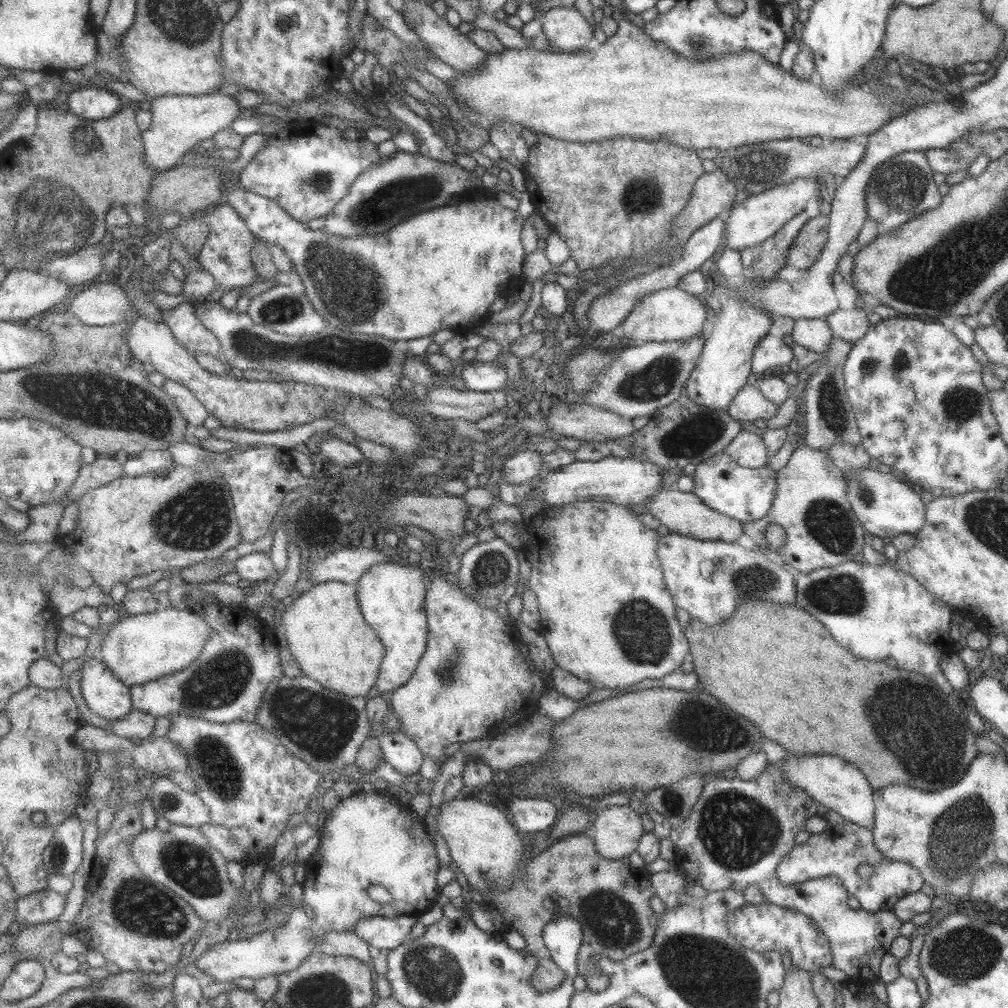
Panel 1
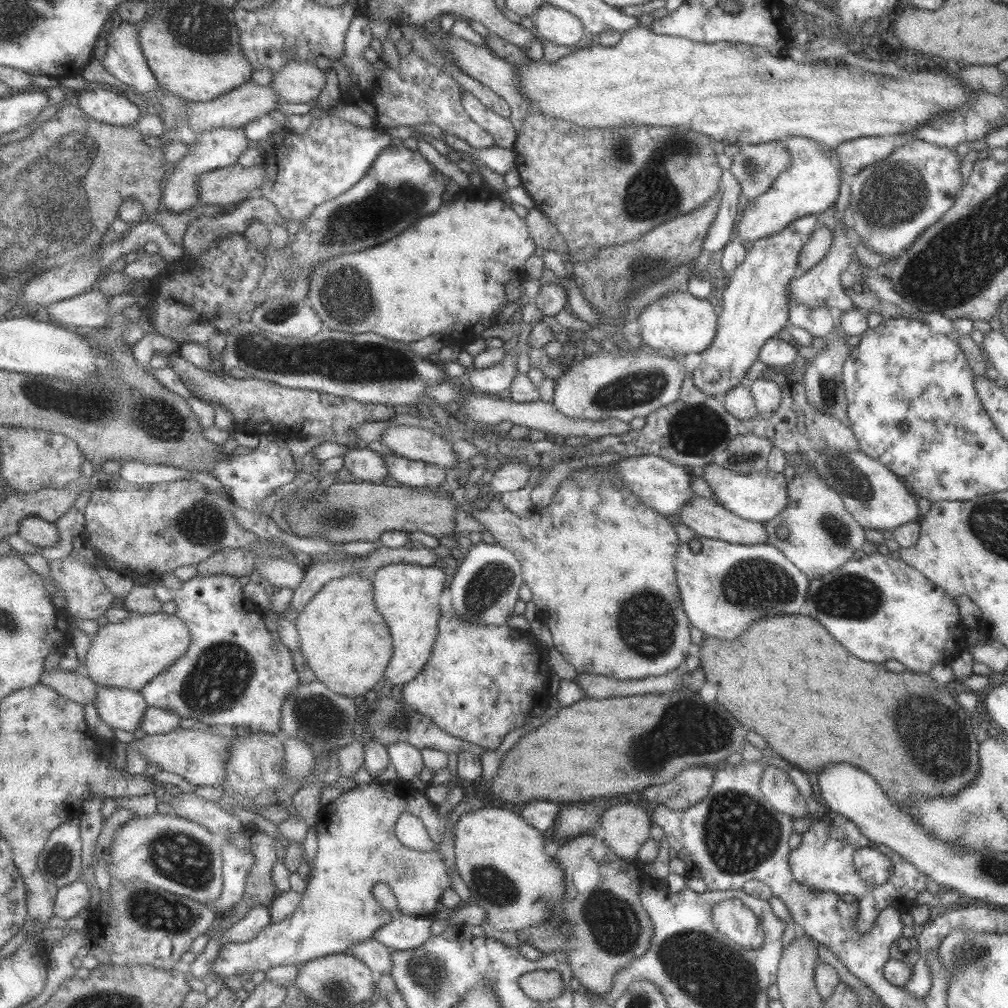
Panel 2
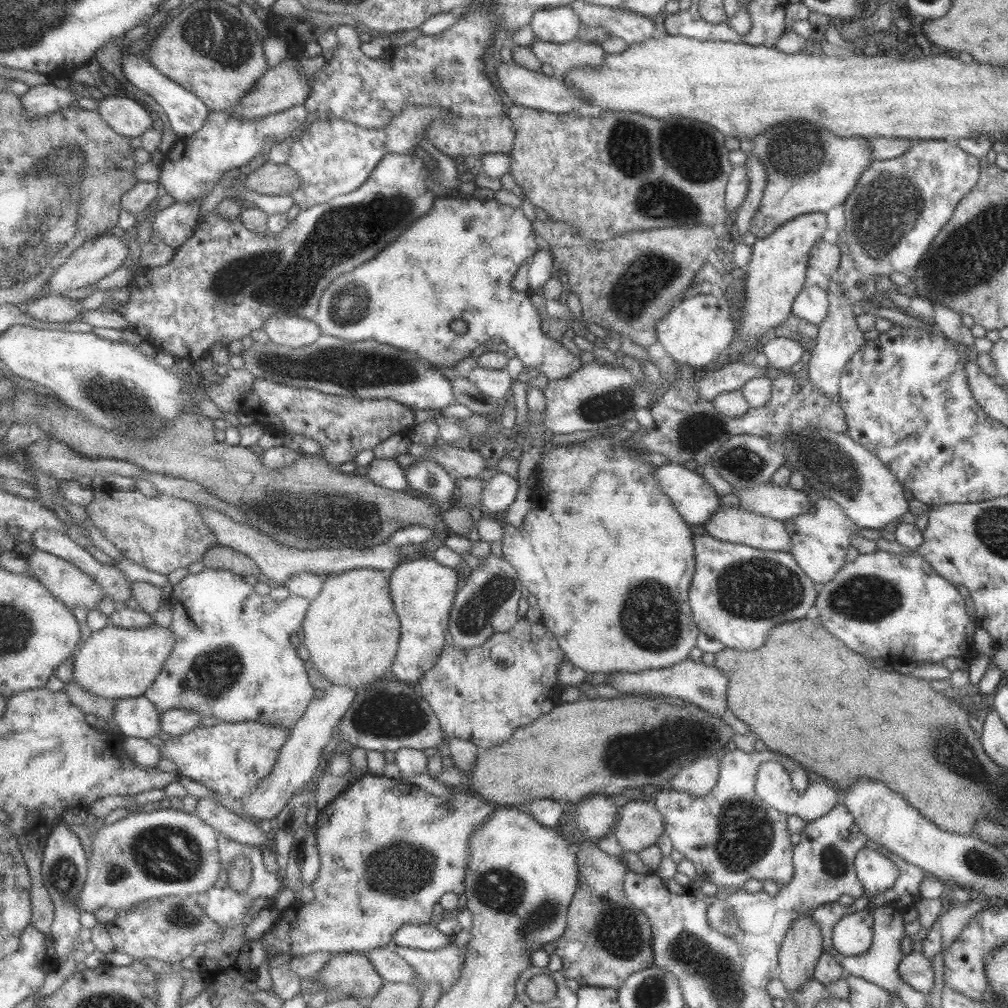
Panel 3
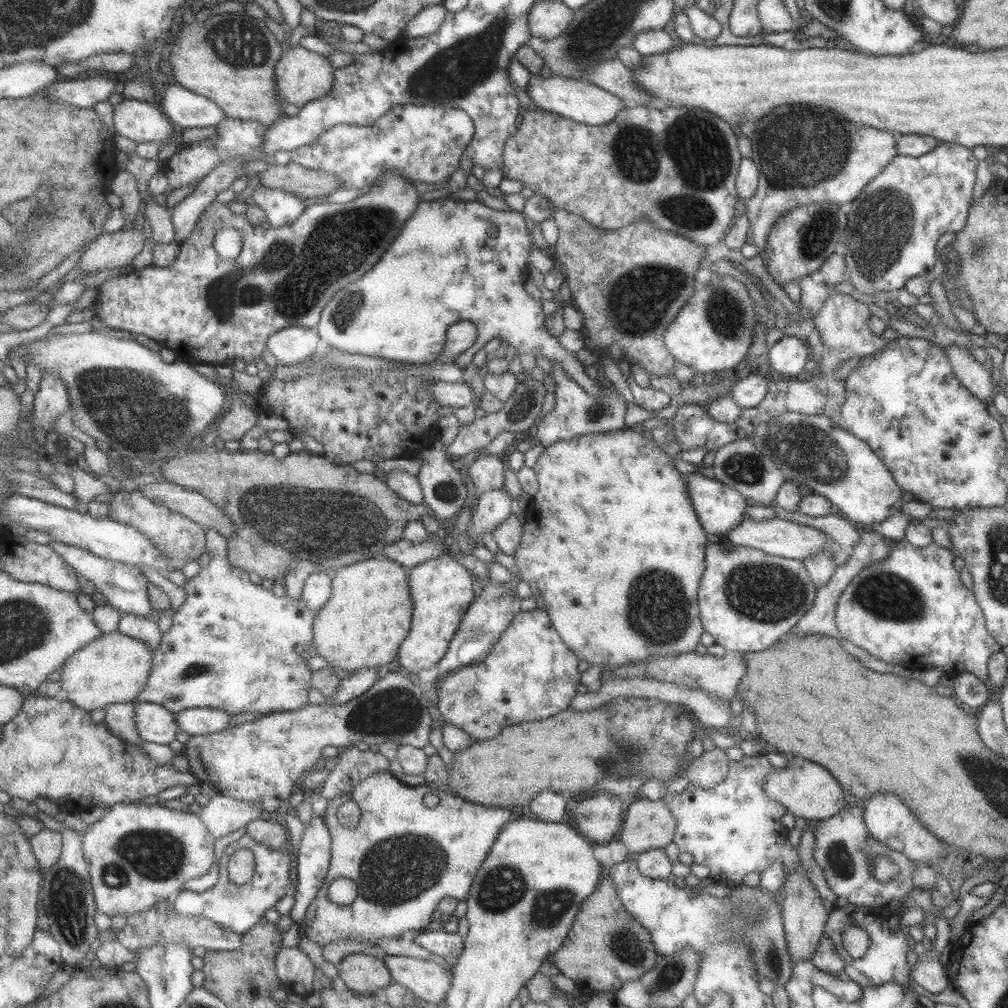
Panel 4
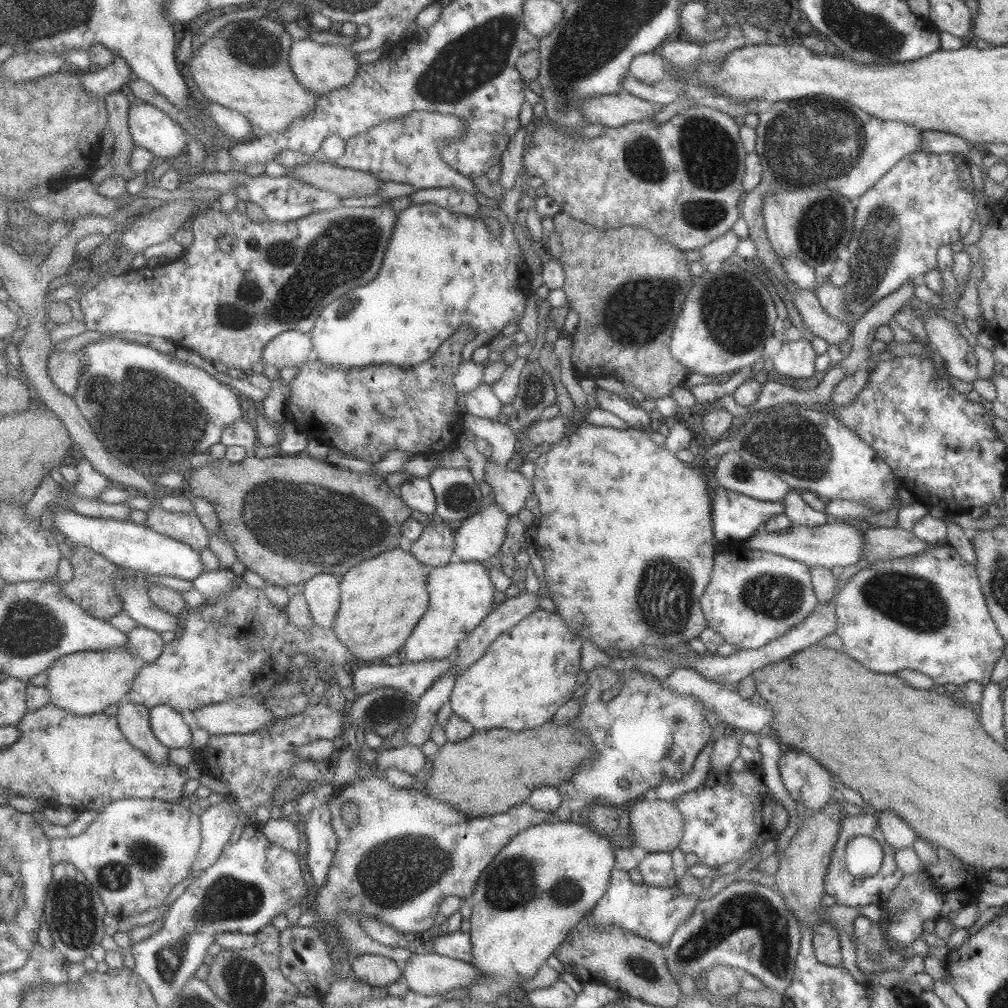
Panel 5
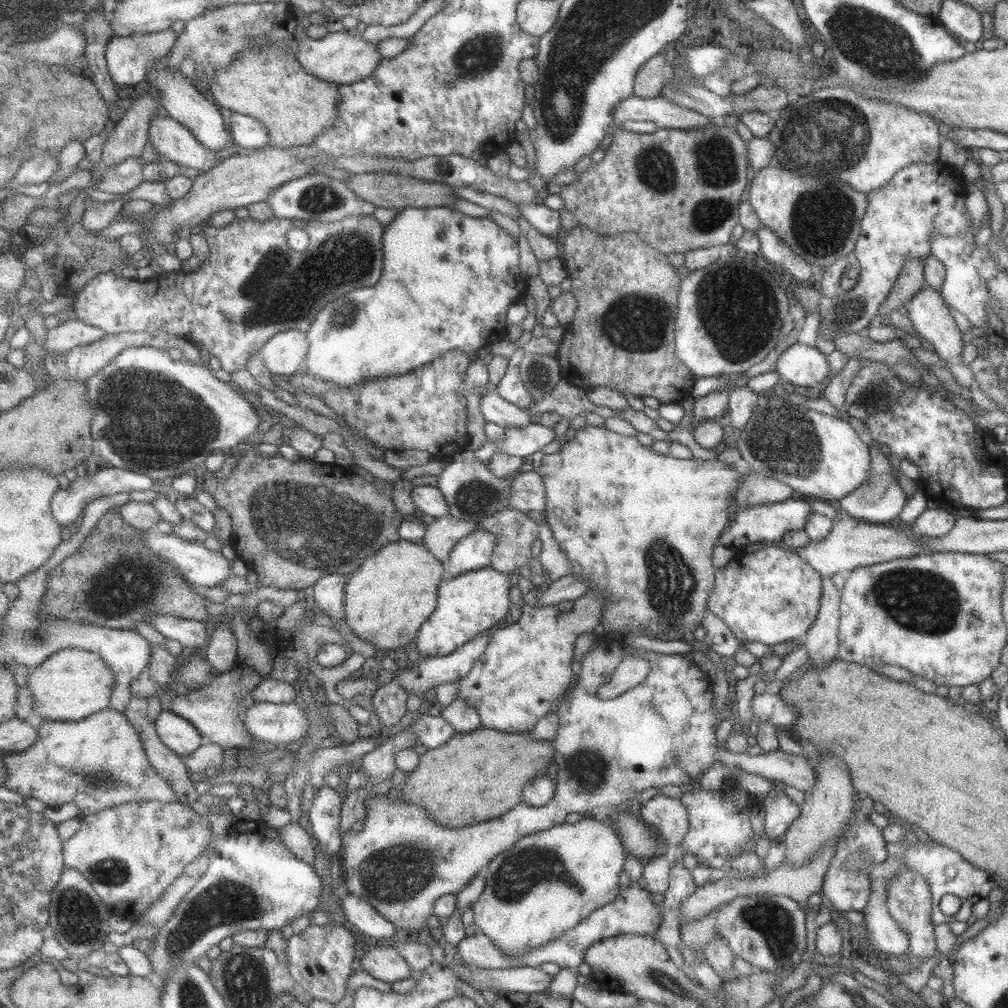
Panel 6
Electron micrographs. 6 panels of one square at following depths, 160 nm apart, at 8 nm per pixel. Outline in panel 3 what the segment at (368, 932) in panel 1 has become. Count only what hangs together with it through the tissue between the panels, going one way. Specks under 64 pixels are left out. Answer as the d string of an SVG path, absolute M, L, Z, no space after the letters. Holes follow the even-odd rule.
M404 924L395 934L394 945L421 950L439 950L453 944L454 936L443 934L437 927L427 924Z

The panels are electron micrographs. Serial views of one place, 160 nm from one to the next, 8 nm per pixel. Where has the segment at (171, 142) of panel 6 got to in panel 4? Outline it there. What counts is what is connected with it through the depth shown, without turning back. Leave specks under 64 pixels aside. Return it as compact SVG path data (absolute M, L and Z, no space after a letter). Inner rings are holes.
M125 99L113 106L115 132L138 143L165 143L173 134L173 124L166 113L153 103Z

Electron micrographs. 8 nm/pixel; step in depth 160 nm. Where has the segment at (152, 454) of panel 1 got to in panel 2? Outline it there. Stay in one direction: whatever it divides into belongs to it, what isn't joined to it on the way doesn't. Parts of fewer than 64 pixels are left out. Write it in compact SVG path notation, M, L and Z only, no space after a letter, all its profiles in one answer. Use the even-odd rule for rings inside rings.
M141 462L122 463L119 471L120 476L125 480L144 487L158 482L172 483L174 480L189 479L191 473L169 464L155 465Z

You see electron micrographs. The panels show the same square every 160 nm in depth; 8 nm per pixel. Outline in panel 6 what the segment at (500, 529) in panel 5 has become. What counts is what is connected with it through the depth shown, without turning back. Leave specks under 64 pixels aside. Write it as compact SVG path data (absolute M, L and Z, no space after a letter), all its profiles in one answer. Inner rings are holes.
M477 527L455 545L447 563L446 576L456 577L469 571L494 566L493 552L496 546L495 534L485 528Z

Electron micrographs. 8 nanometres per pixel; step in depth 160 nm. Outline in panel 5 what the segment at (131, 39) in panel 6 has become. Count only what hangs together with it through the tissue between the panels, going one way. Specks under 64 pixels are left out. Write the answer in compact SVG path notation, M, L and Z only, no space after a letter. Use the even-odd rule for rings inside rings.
M116 55L115 64L102 69L83 71L82 85L95 98L106 99L113 92L118 92L137 78L131 65L119 55Z

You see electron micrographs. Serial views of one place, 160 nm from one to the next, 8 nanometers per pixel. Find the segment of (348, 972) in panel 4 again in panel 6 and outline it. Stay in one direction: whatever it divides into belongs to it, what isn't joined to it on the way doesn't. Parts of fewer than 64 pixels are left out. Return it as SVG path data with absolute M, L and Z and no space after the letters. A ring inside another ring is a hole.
M371 945L361 958L361 969L379 980L393 983L411 978L414 968L390 946Z

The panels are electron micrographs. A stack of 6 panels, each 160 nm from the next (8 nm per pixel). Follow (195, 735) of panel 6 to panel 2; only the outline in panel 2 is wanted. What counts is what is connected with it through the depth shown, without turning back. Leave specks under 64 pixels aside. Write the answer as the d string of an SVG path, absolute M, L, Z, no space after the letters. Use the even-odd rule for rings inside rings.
M98 688L95 707L104 725L131 733L142 727L143 716L149 708L142 692L129 688Z

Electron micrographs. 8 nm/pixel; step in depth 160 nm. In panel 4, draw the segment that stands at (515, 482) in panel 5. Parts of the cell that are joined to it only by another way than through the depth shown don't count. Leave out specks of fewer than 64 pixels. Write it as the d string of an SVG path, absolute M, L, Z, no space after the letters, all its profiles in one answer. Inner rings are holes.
M479 454L471 457L466 463L467 472L473 479L476 489L487 492L495 489L503 489L503 468L505 468L503 455Z

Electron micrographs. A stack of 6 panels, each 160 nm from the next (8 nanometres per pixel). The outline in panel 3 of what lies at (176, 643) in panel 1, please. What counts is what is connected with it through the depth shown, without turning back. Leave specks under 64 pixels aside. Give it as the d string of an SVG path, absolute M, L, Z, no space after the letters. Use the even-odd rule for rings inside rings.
M151 623L145 628L123 628L109 624L91 632L74 656L74 681L85 691L115 700L144 696L158 680L167 660L170 660L176 643L170 627Z

